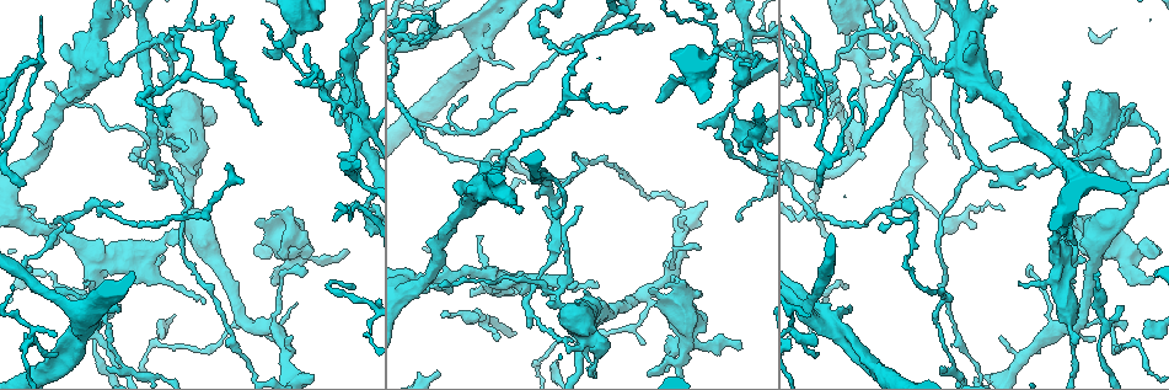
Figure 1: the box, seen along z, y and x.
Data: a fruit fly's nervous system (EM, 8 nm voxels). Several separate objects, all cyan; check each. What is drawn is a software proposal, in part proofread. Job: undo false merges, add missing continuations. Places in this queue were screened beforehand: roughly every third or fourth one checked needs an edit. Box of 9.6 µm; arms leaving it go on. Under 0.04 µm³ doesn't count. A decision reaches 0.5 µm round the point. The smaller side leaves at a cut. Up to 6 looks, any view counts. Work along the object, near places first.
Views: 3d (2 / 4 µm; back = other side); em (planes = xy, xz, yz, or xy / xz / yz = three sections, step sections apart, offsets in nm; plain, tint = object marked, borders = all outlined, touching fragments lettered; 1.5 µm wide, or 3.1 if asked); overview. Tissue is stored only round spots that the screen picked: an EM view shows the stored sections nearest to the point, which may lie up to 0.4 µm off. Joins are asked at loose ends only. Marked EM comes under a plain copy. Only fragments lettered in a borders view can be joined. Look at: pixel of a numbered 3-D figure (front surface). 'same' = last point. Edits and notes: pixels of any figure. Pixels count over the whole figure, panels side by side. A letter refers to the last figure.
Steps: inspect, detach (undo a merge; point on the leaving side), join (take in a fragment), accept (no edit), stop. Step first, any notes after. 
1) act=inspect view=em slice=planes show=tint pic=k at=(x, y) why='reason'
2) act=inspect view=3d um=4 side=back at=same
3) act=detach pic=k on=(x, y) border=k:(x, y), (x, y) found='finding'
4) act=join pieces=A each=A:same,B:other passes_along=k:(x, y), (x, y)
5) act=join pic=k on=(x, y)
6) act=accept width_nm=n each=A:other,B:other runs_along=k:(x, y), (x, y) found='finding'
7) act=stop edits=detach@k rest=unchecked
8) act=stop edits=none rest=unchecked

act=inspect view=3d um=2 pic=1 at=(892, 59) why='thin end'

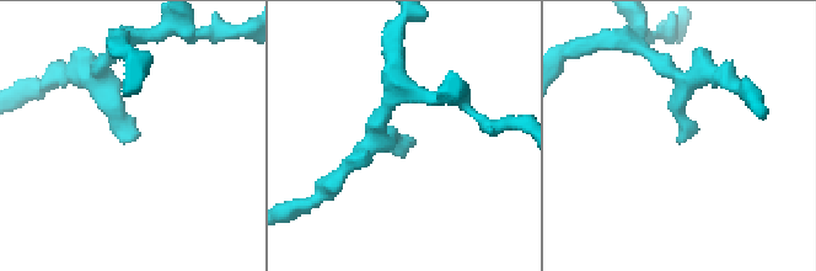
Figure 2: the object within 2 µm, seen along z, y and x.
act=inspect view=em slice=xy step=4 show=borders pic=2 at=(413, 143) why='now the EM'

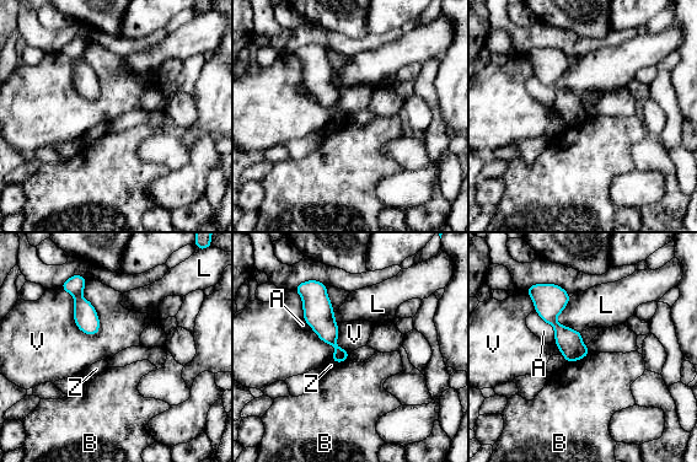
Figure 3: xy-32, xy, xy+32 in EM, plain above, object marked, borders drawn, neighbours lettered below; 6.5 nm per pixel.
act=accept each=A:other,B:other,L:other,V:other,Z:other border=3:(589, 353), (567, 363) found='none of them fits'

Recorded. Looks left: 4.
act=inspect view=3d um=4 pic=1 at=(141, 103) why='sharp bend'

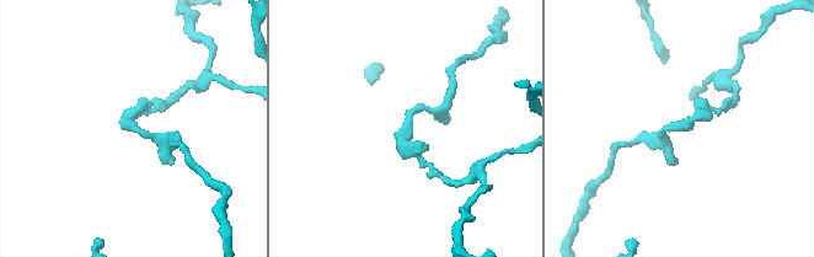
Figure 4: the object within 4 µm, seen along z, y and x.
act=inspect view=em slice=planes show=borders pic=4 at=(401, 127)

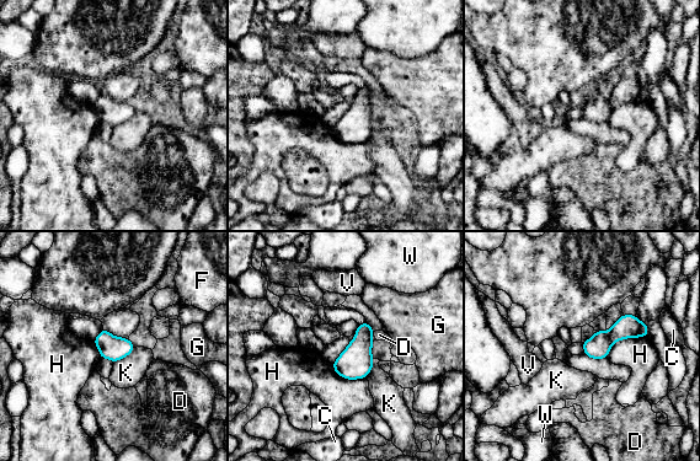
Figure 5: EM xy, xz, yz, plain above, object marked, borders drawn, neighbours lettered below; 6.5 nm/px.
act=detach pic=5 on=(628, 326) each=C:other,D:other,F:other,G:other,H:other,K:other,V:other,W:other border=5:(607, 331), (612, 343) found='a second cell is stuck on'

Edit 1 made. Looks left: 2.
act=stop edits=detach@5 rest=unchecked

